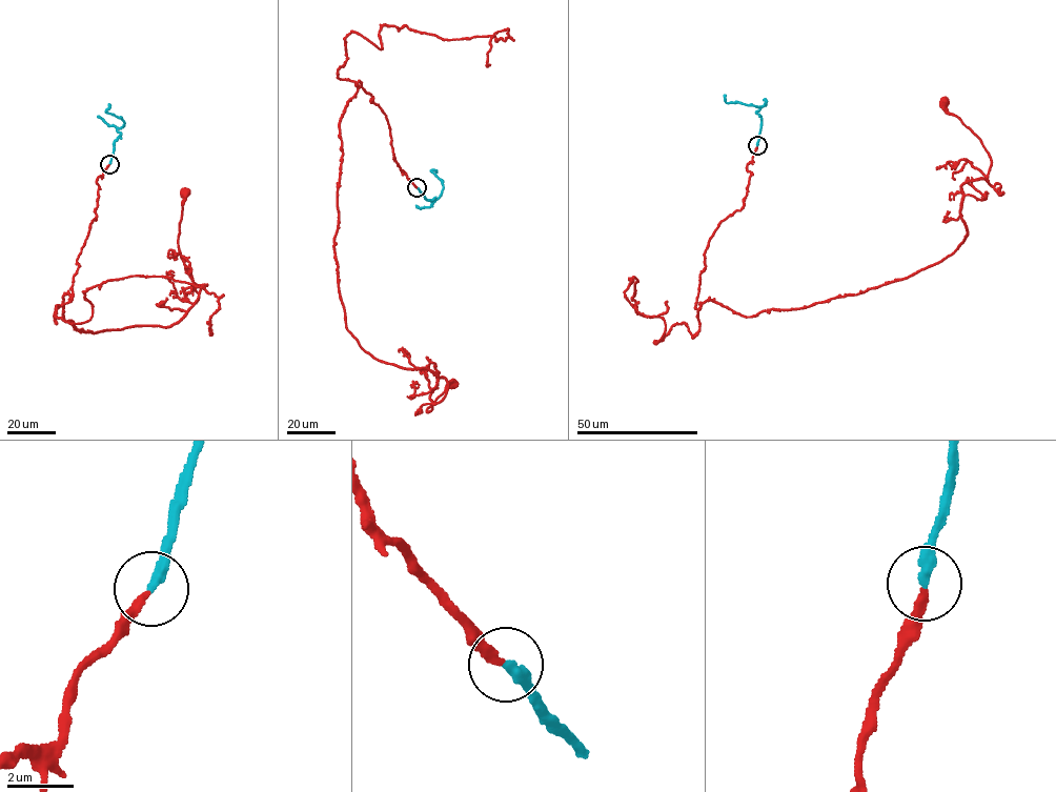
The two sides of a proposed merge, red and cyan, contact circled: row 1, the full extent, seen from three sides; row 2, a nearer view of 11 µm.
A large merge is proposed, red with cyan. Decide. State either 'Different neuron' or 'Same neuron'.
Same neuron

